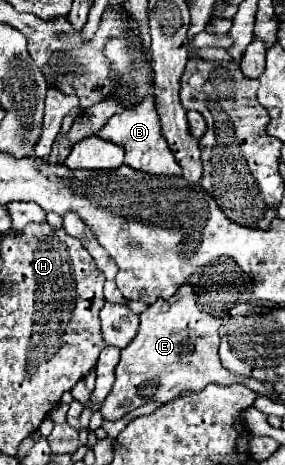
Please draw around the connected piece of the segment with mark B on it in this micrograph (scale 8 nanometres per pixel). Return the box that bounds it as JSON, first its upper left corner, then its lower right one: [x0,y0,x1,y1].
[96,96,182,176]

